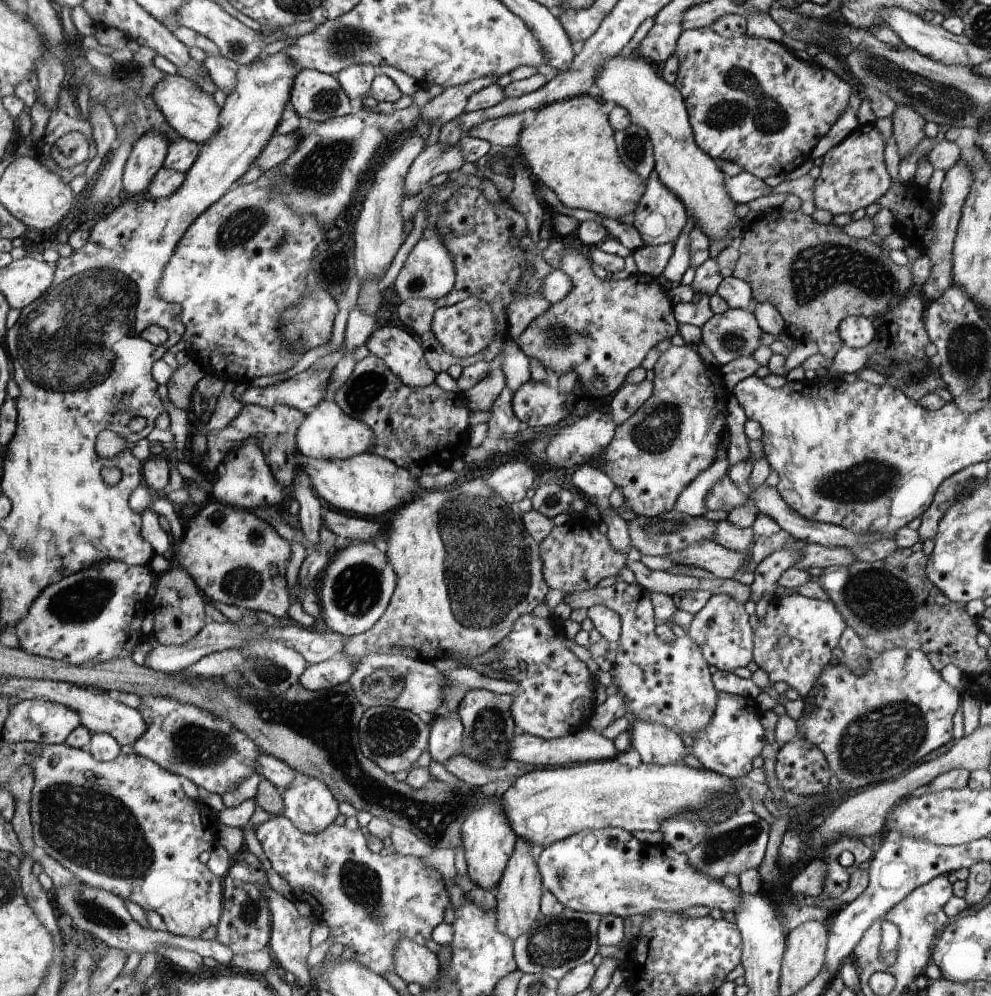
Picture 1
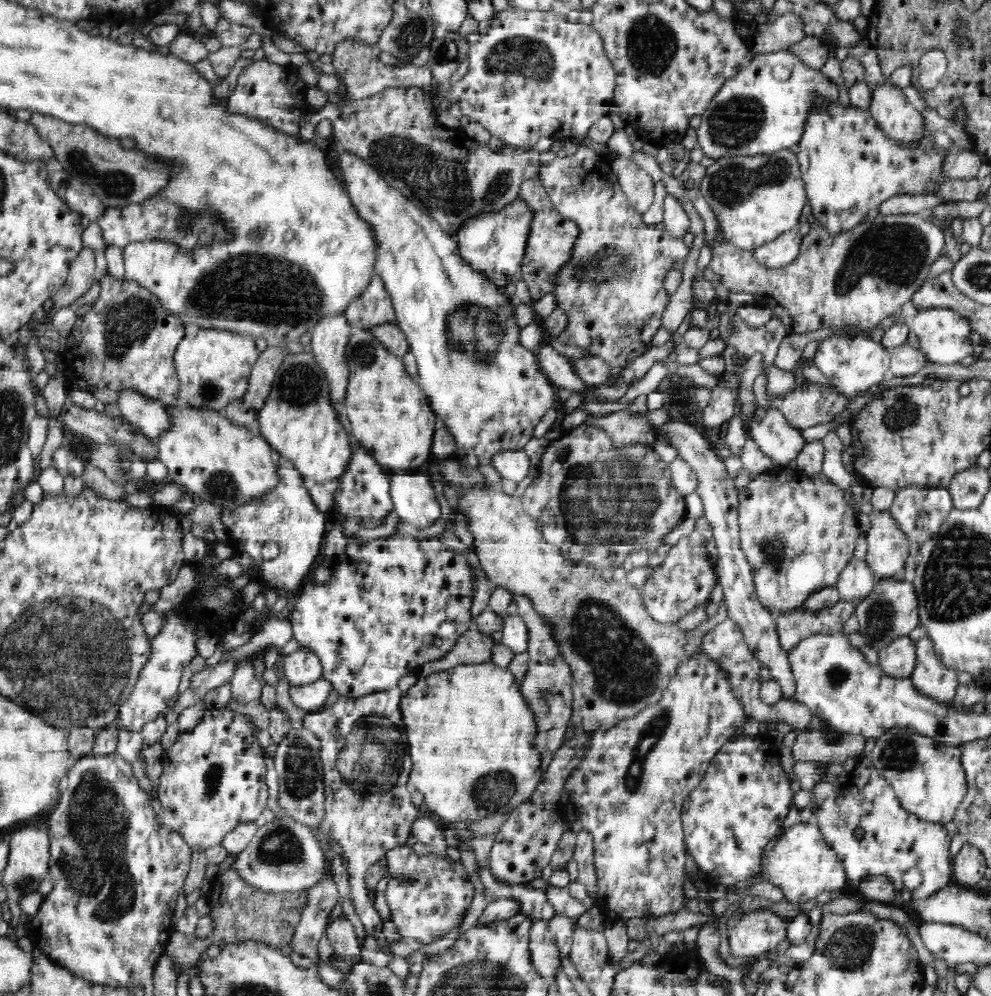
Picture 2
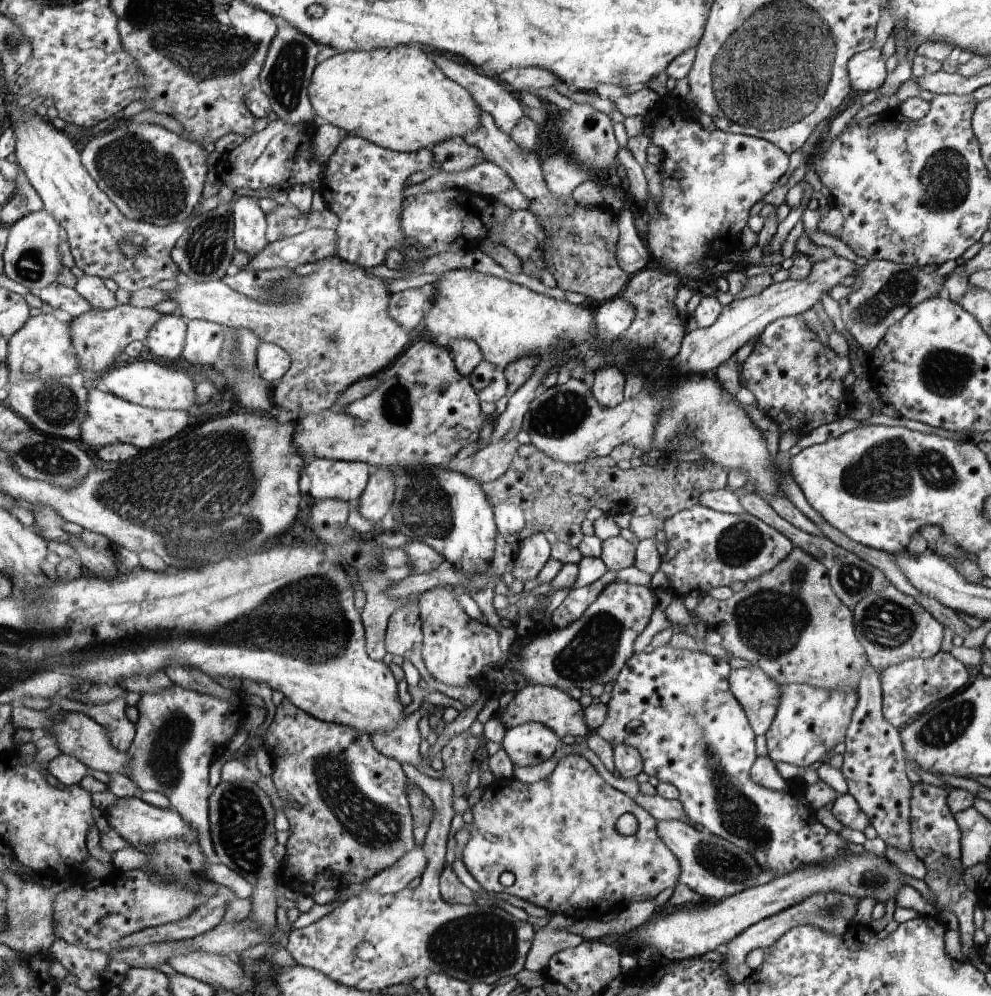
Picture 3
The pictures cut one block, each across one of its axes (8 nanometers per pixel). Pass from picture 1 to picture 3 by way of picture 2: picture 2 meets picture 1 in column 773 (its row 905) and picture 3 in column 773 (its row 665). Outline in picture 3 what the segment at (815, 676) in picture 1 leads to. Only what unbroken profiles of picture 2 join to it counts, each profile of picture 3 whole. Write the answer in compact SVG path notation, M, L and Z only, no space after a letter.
M737 668L729 672L729 688L741 708L747 714L749 726L757 736L765 736L773 724L773 714L779 708L779 688L773 678L769 678L761 668L751 674L747 668Z

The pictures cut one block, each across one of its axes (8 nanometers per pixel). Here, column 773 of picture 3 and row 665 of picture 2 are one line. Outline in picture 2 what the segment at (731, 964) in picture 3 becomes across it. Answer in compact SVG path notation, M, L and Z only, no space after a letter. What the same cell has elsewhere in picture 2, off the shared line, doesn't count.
M930 638L916 642L916 666L910 678L920 694L946 706L954 704L956 688L960 686L958 674L942 664L934 652L934 642Z

